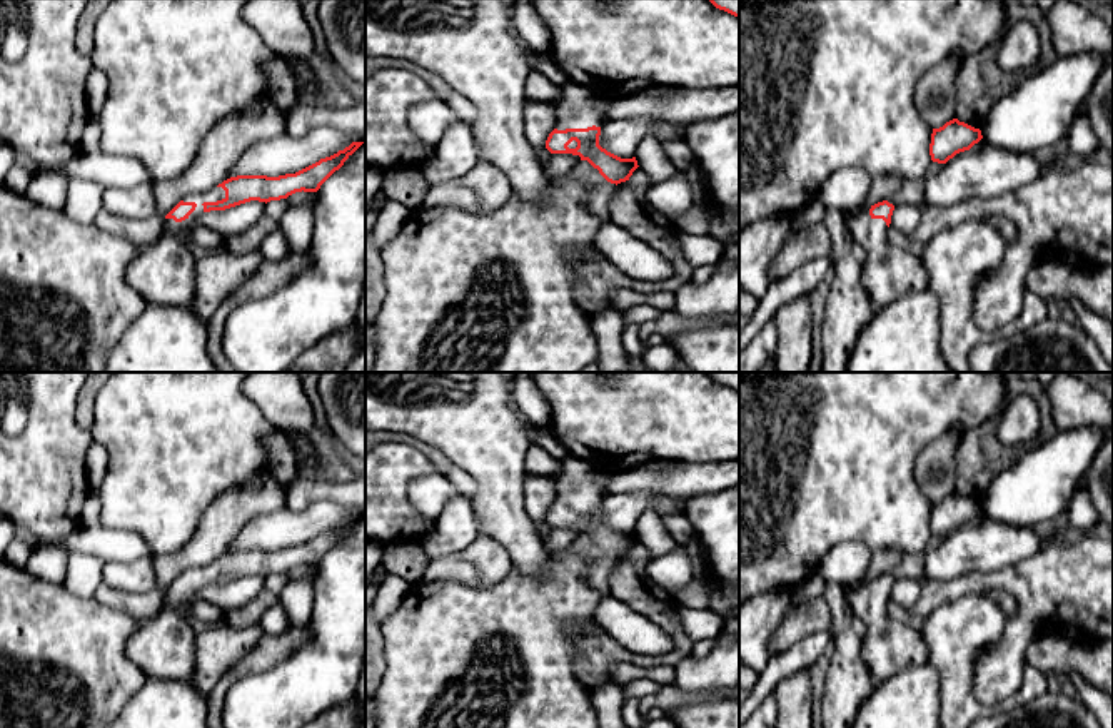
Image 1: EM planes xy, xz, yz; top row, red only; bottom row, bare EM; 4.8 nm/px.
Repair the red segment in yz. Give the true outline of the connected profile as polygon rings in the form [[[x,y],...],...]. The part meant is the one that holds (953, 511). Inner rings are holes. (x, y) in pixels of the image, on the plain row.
[[[953,493],[939,503],[933,503],[929,518],[931,534],[946,538],[956,528],[969,524],[981,513],[983,509],[980,503]]]

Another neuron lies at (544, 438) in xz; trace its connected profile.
[[[551,426],[536,427],[536,437],[532,441],[536,446],[542,447],[556,461],[562,461],[567,456],[566,447],[559,442]]]

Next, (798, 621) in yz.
[[[823,599],[789,604],[768,641],[768,653],[778,658],[799,640],[816,633],[833,634],[829,606]]]

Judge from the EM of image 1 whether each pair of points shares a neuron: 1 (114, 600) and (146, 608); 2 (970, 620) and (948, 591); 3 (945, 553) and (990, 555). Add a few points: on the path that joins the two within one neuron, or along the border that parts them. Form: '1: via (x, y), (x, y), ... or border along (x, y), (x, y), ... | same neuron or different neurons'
1: via (122, 601), (137, 605) | same neuron
2: border along (983, 593), (973, 593), (941, 605), (921, 620) | different neurons
3: via (956, 553), (978, 553) | same neuron

